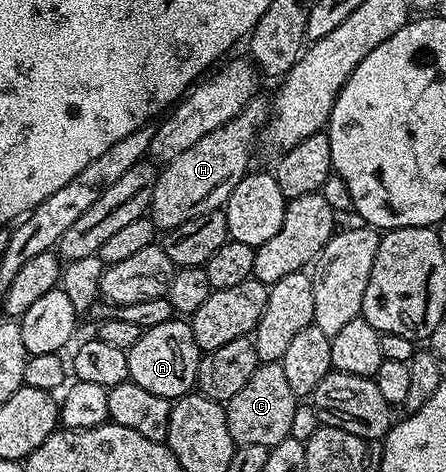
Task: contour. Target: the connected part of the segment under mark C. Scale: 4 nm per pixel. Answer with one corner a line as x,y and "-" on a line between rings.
282,362
262,363
253,376
249,376
249,384
225,403
229,436
236,447
261,444
270,448
281,444
281,440
291,437
296,405
297,396
293,388
289,388
289,380
285,380

